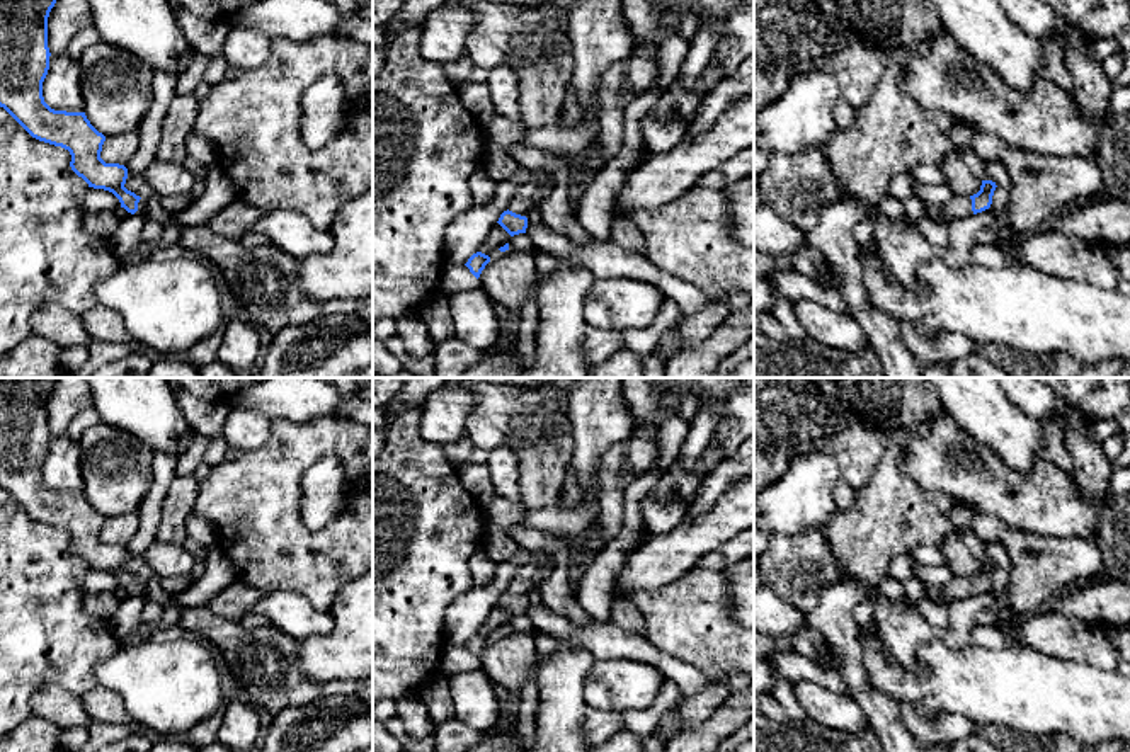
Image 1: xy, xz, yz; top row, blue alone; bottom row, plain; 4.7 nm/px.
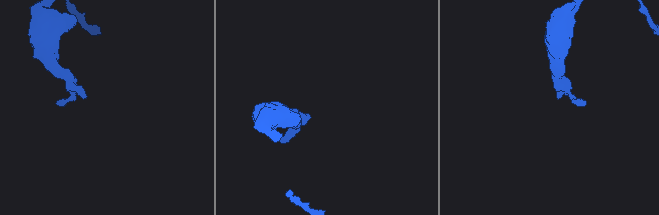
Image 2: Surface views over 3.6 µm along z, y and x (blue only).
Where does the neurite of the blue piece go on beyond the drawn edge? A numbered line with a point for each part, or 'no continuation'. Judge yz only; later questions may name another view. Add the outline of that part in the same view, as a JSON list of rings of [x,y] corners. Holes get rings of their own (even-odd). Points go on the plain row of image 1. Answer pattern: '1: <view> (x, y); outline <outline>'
1: yz (960, 587); outline [[[955,575],[950,584],[941,587],[941,592],[950,606],[956,601],[970,599],[973,595],[972,580],[967,575]]]

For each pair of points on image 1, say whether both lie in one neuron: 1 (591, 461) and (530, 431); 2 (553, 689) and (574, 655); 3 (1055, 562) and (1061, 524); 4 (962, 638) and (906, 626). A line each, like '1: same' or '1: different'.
1: different
2: same
3: different
4: same

